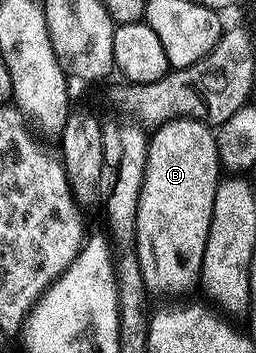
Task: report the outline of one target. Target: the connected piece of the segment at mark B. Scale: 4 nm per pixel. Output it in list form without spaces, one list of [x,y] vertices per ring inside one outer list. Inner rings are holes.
[[[183,117],[177,121],[168,121],[151,134],[146,175],[138,199],[136,254],[142,267],[144,286],[153,294],[169,293],[172,297],[180,297],[192,288],[197,288],[202,271],[202,259],[206,255],[210,223],[214,215],[214,195],[221,180],[222,170],[218,159],[216,135],[204,122]]]

